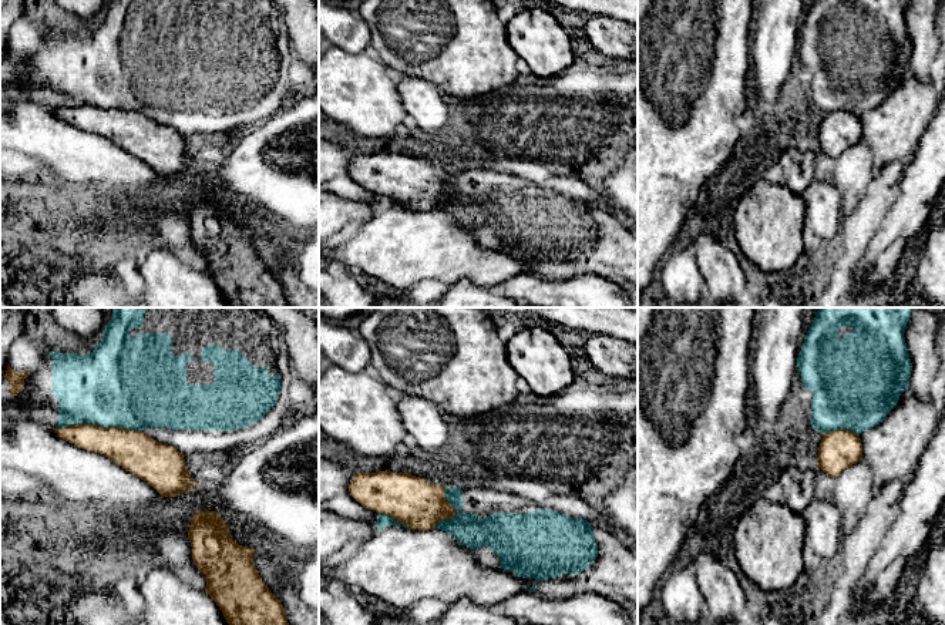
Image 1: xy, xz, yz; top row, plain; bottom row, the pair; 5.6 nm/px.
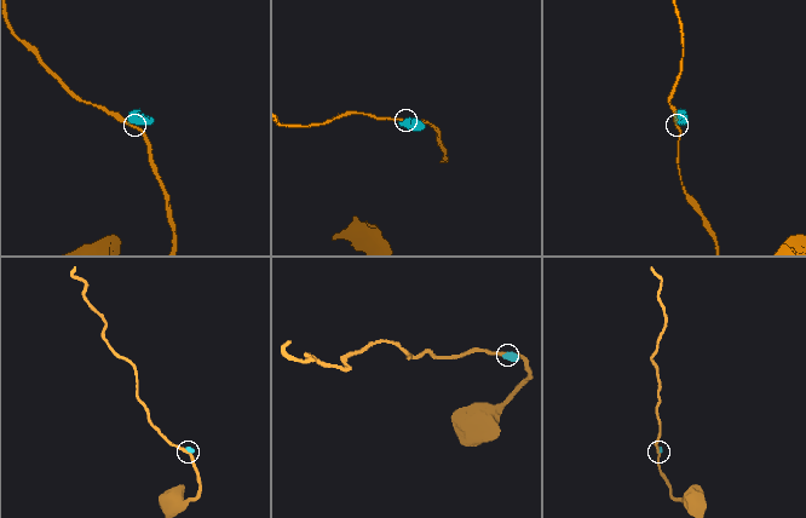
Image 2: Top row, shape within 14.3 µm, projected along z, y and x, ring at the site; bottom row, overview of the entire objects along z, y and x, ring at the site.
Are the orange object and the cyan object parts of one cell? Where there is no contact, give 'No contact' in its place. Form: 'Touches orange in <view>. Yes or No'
Touches orange in xy. No

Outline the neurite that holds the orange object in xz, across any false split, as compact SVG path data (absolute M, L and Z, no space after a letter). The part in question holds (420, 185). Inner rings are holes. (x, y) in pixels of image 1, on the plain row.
M356 154L350 177L364 189L390 196L411 211L433 211L458 192L447 182L445 168L408 154Z

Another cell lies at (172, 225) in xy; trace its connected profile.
M151 208L147 212L147 221L152 233L161 236L168 243L171 252L181 249L194 251L204 261L206 269L206 259L192 241L188 212L169 208Z

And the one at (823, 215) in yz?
M814 178L801 194L806 205L804 226L830 246L837 243L843 224L843 196L831 181Z

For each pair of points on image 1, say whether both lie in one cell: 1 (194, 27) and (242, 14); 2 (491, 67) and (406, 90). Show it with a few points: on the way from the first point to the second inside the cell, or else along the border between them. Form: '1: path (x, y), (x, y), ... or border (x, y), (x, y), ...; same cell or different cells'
1: path (205, 16), (231, 14); same cell
2: border (406, 74), (427, 79), (439, 86); different cells

